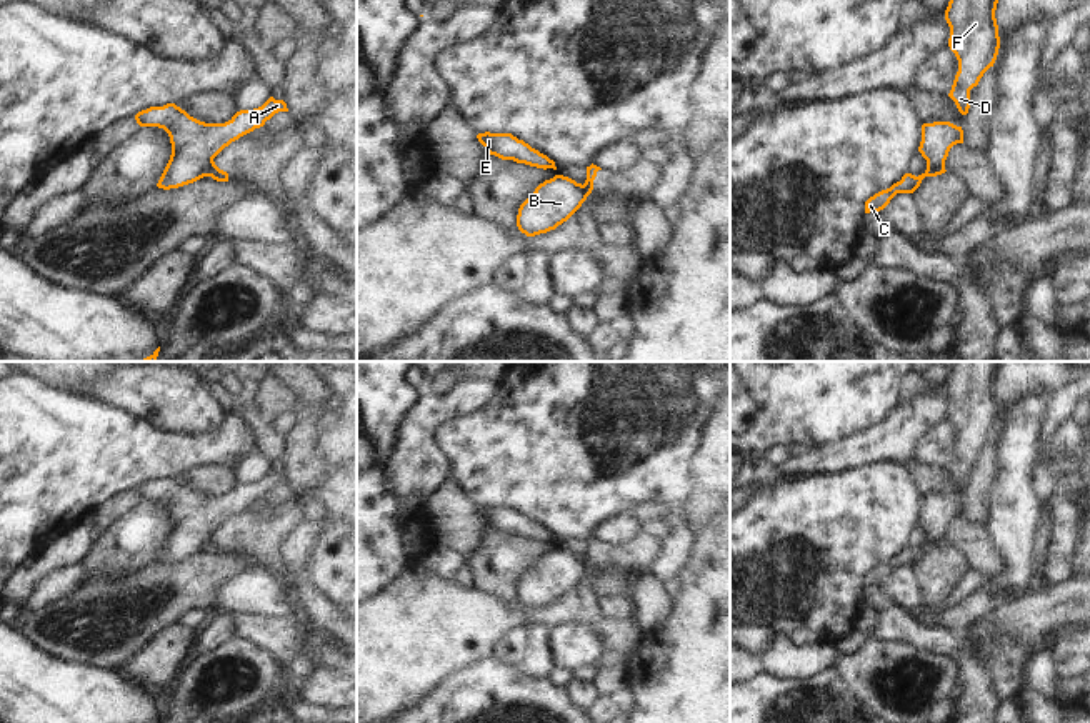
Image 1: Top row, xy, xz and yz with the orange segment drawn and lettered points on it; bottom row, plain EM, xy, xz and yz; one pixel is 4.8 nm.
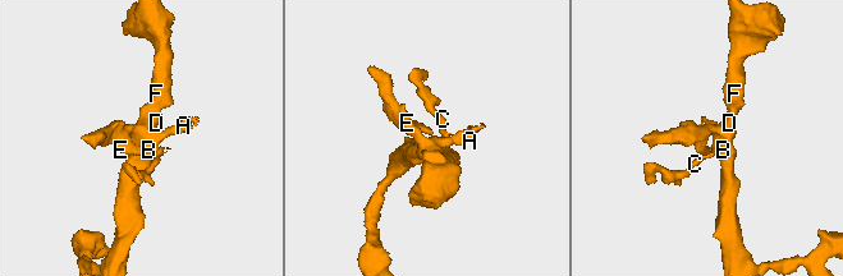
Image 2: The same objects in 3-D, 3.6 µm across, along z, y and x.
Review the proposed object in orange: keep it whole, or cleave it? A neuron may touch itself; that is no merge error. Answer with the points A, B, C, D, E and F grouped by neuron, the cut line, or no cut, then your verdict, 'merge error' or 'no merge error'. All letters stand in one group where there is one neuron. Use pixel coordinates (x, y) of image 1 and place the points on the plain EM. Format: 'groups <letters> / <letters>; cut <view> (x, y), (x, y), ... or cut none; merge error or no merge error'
groups A B D E F / C; cut xy (212, 533), (207, 548); merge error

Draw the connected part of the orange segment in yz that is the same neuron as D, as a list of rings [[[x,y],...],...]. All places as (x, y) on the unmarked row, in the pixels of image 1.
[[[955,362],[945,383],[950,400],[948,420],[958,433],[948,470],[962,488],[968,486],[970,463],[993,440],[998,428],[995,383],[1000,366],[1002,362]]]

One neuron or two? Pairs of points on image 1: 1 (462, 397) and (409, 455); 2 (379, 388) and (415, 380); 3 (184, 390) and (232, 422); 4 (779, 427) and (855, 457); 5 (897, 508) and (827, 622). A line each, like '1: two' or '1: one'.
1: one
2: two
3: two
4: two
5: one

